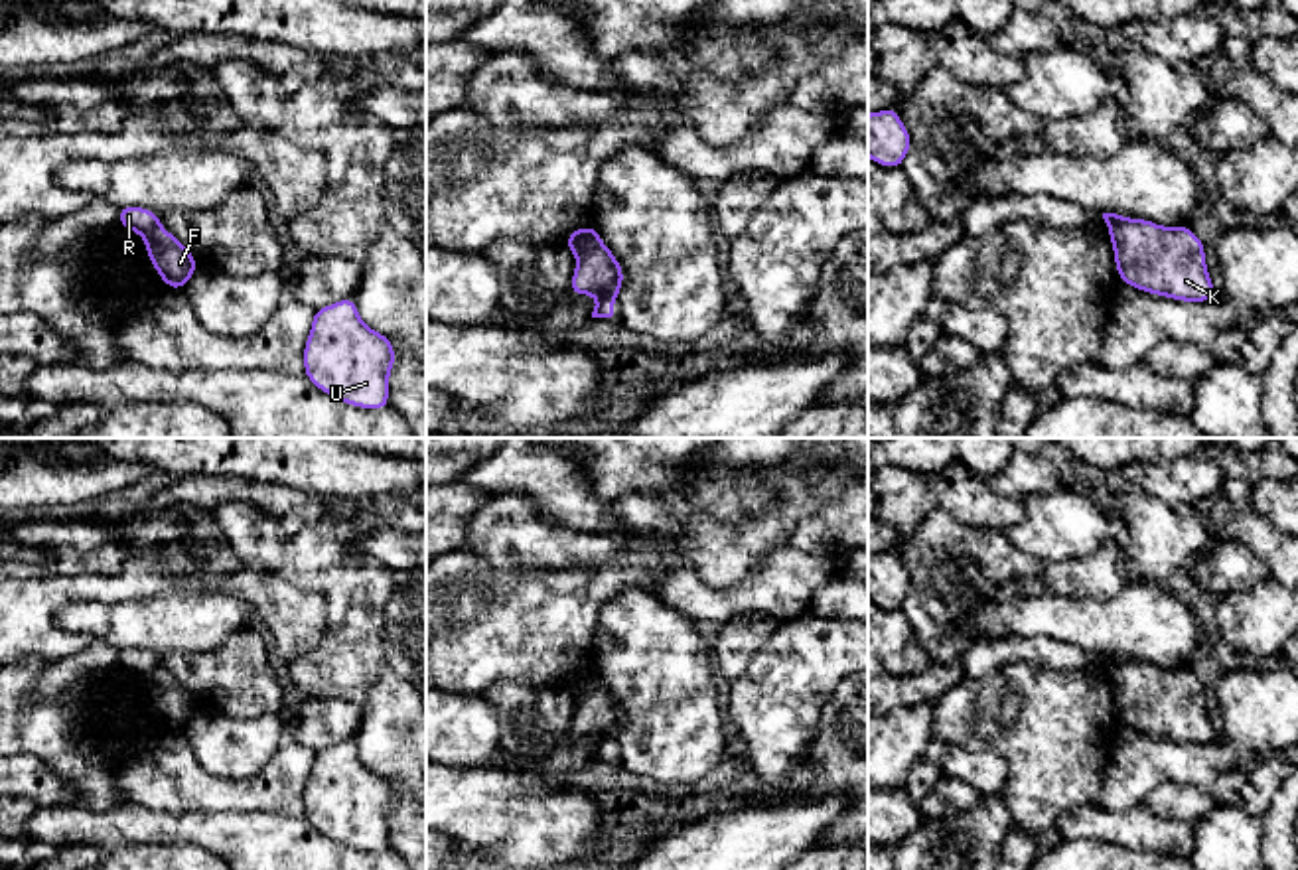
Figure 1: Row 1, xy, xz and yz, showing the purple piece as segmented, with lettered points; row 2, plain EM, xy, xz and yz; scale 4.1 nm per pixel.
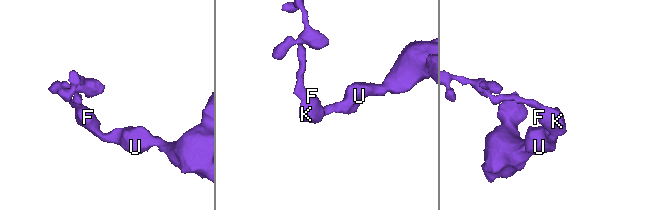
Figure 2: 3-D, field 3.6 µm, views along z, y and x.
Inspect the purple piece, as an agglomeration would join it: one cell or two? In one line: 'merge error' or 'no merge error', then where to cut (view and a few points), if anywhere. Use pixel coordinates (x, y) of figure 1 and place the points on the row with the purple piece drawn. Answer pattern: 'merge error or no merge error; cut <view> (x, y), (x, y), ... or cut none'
merge error; cut xz (600, 241), (576, 257)

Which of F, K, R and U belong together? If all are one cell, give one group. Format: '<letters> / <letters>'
F K U / R

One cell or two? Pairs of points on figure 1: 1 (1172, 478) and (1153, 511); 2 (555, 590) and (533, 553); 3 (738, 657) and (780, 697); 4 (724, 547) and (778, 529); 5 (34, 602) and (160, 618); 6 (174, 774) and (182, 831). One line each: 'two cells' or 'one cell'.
1: two cells
2: two cells
3: two cells
4: one cell
5: two cells
6: two cells

